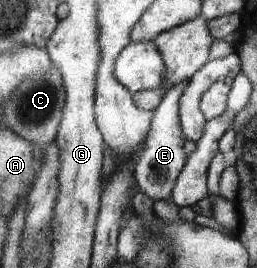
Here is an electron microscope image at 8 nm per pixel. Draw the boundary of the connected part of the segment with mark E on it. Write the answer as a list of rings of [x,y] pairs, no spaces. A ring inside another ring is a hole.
[[[190,80],[170,87],[164,95],[160,106],[155,109],[155,117],[151,124],[144,148],[139,152],[139,159],[135,164],[135,180],[139,190],[147,194],[154,202],[172,200],[172,191],[176,181],[186,166],[188,154],[185,149],[185,136],[180,122],[180,103],[184,91],[188,88]]]

